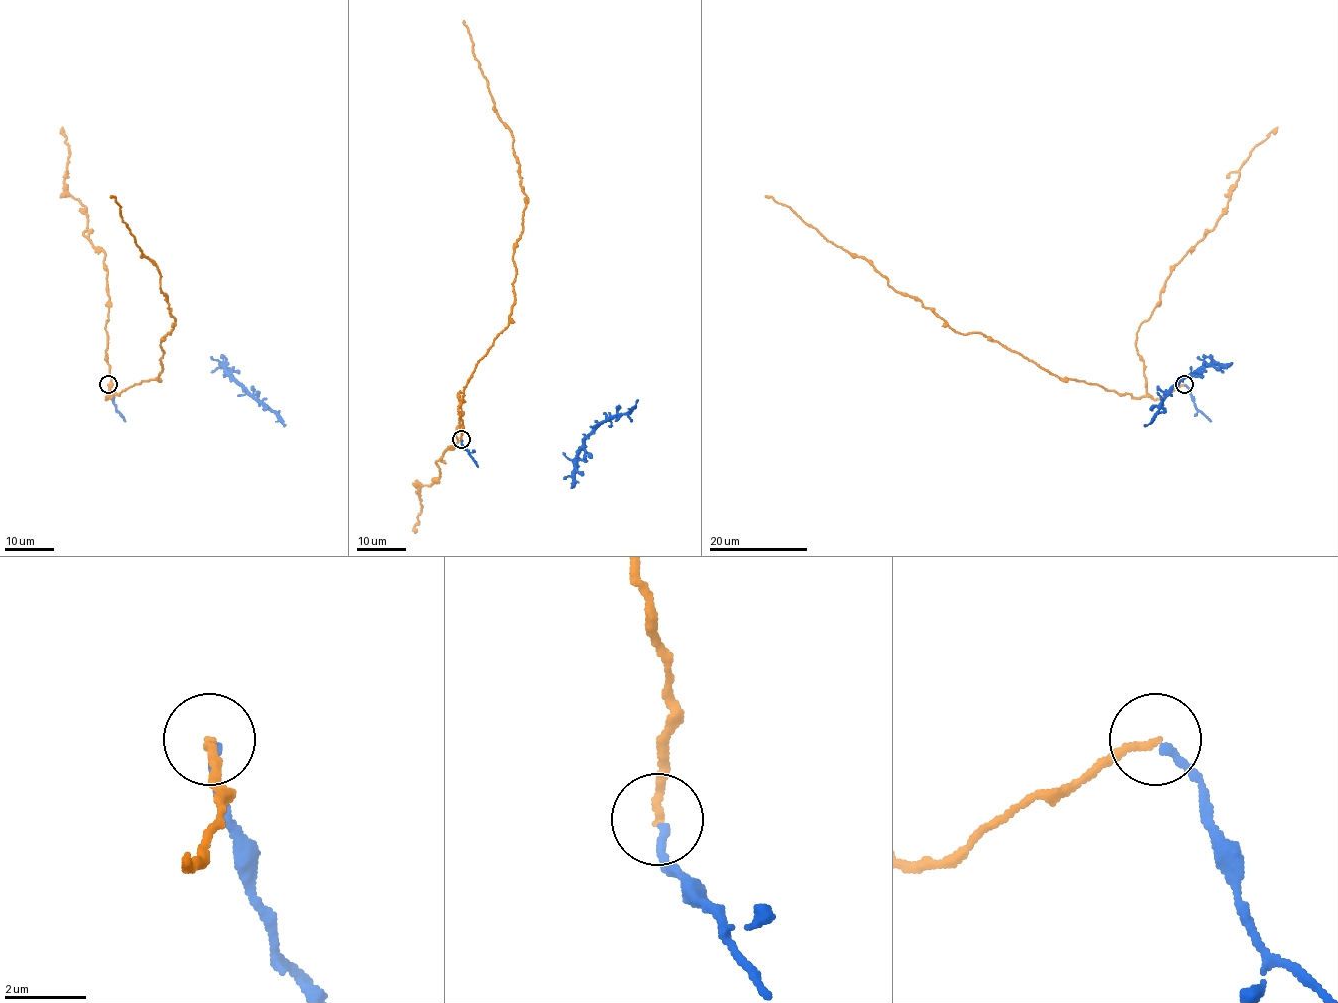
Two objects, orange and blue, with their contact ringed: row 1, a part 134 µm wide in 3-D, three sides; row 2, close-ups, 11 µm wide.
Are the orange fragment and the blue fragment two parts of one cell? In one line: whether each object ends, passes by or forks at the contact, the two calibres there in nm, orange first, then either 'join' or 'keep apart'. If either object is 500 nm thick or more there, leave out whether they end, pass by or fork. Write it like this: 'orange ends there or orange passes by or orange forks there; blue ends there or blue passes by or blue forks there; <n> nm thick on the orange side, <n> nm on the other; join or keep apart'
orange ends there; blue ends there; 190 nm thick on the orange side, 200 nm on the other; join

